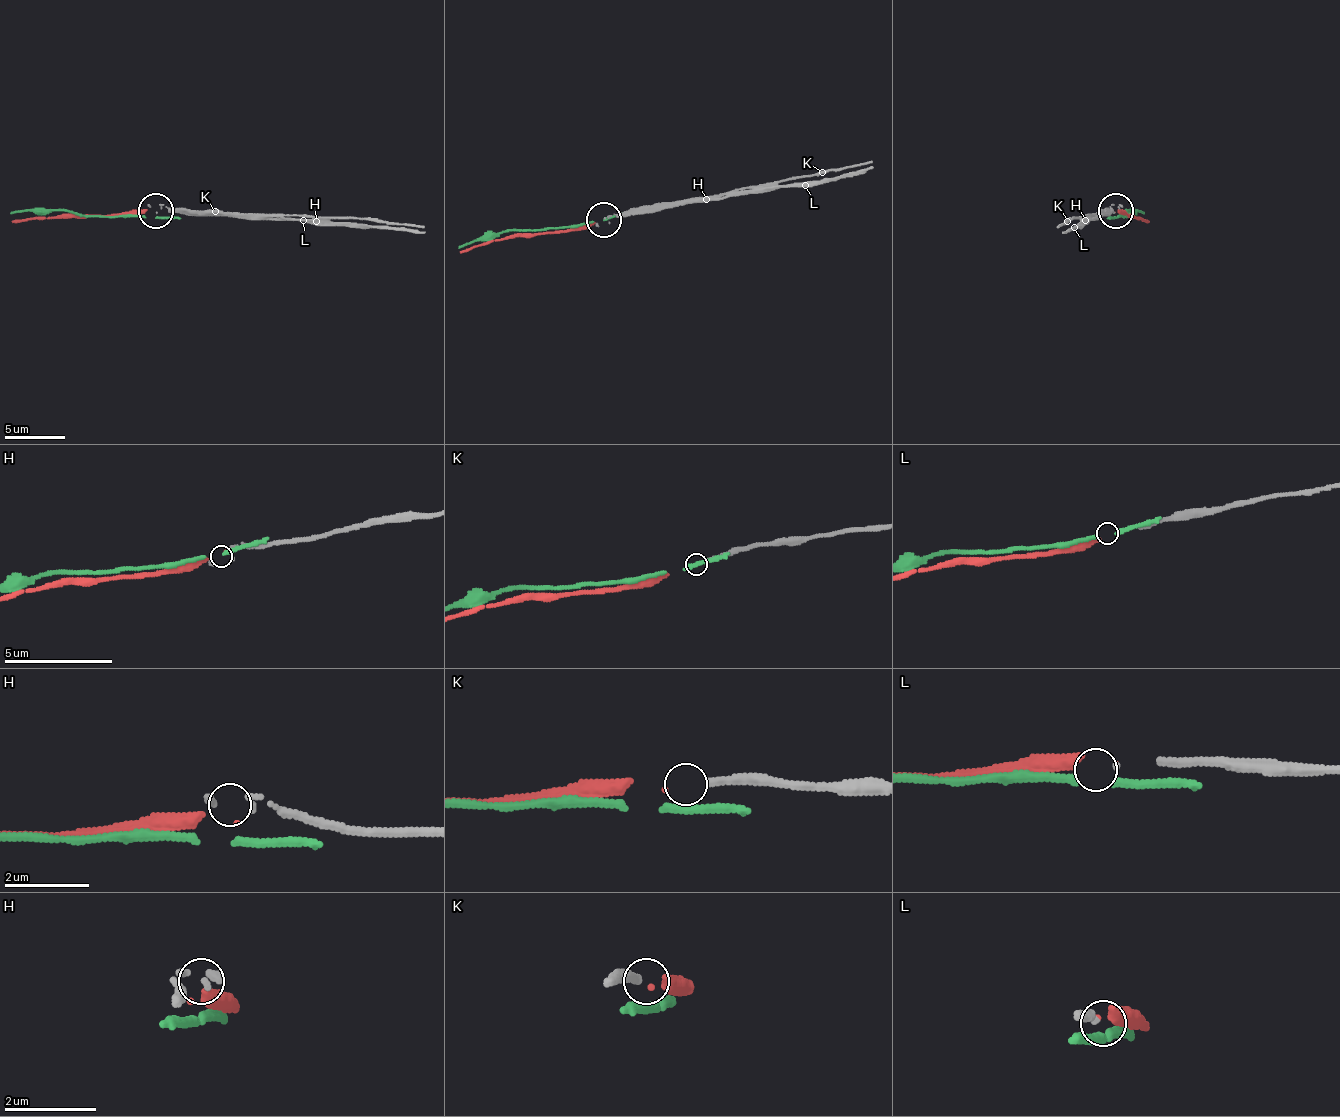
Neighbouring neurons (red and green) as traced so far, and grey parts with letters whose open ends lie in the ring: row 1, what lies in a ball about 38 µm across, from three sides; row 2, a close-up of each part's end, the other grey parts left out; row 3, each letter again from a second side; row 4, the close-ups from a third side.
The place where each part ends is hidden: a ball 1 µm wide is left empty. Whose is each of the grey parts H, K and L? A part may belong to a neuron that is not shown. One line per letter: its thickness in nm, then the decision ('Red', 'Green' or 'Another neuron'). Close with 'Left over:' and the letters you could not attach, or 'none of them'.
H: Thickness 70 nm. Another neuron
K: Thickness 180 nm. Red
L: Thickness 50 nm. Another neuron
Left over: H, L

